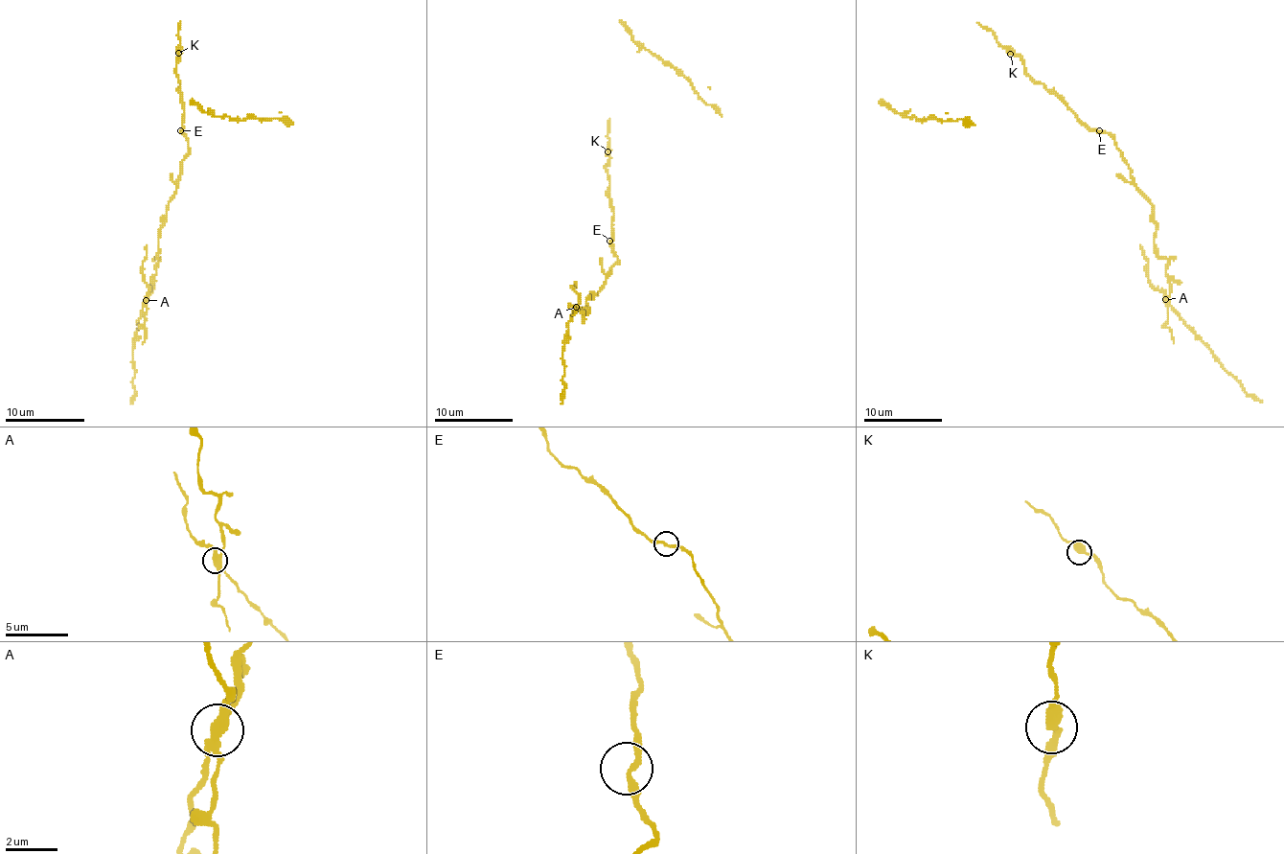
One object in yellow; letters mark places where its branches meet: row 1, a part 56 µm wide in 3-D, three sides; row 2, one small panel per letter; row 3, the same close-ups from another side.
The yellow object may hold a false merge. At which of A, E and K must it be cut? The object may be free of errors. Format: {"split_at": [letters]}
{"split_at": ["A"]}

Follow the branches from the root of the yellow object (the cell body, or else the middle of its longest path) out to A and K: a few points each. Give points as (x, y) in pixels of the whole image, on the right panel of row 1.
A: (1097, 132), (1107, 132), (1114, 141), (1136, 190), (1152, 205), (1154, 251), (1168, 261), (1170, 294), (1165, 300)
K: (1097, 132), (1091, 130), (1042, 83), (1038, 83), (1026, 72), (1024, 62), (1019, 56), (1010, 54)

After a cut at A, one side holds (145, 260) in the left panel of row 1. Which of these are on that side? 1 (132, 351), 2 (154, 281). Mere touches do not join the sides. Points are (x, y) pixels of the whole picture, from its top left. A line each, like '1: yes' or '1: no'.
1: yes
2: no

